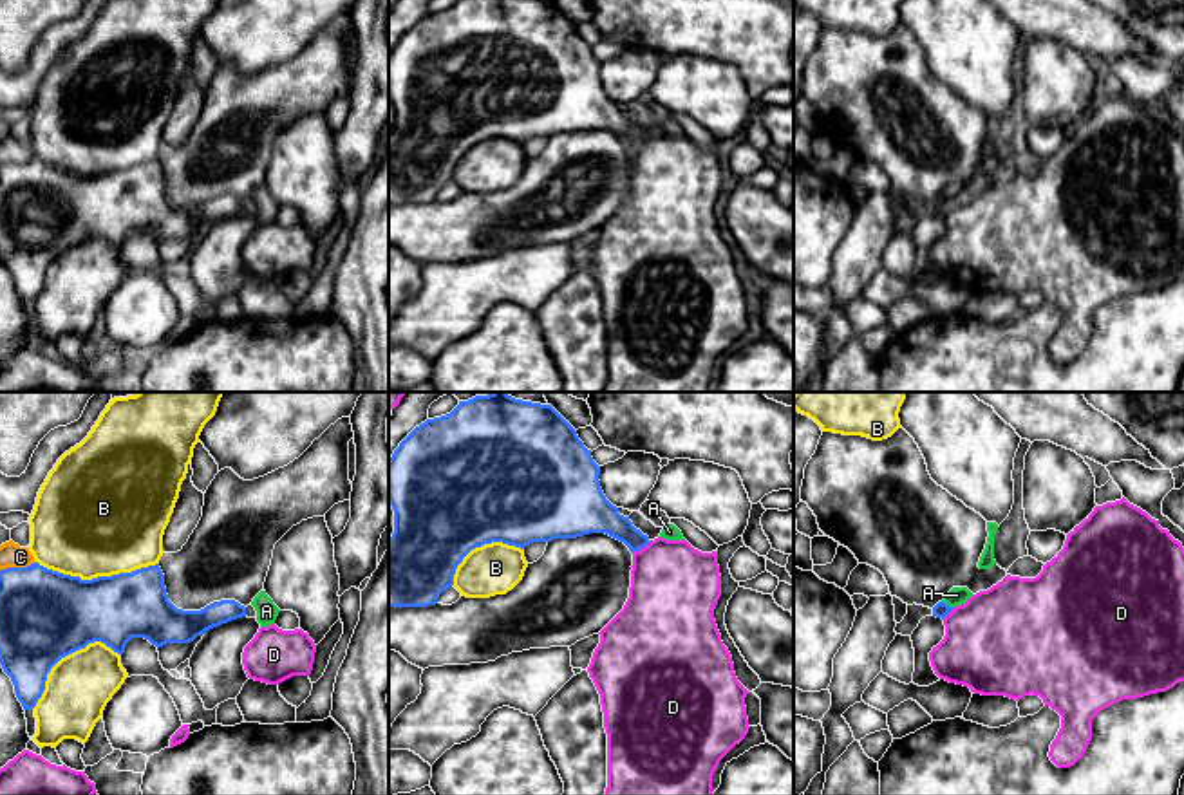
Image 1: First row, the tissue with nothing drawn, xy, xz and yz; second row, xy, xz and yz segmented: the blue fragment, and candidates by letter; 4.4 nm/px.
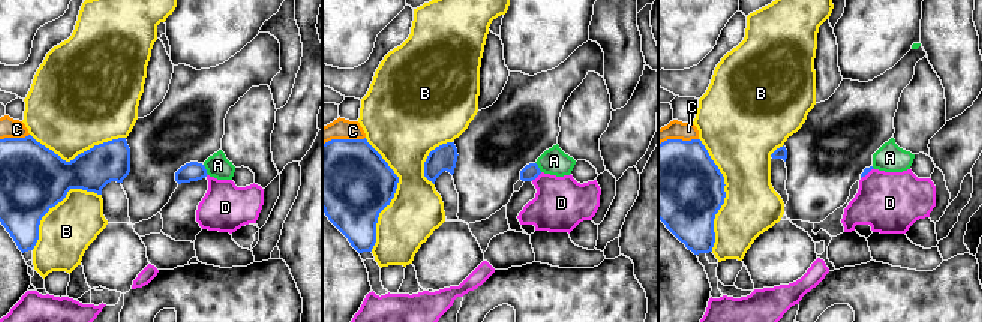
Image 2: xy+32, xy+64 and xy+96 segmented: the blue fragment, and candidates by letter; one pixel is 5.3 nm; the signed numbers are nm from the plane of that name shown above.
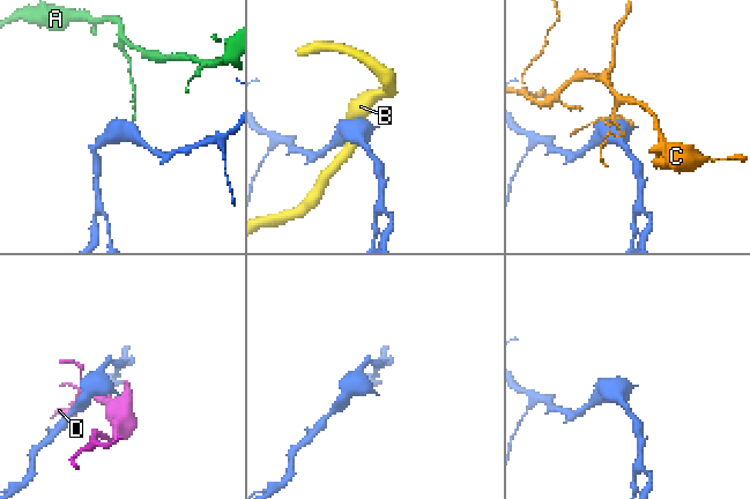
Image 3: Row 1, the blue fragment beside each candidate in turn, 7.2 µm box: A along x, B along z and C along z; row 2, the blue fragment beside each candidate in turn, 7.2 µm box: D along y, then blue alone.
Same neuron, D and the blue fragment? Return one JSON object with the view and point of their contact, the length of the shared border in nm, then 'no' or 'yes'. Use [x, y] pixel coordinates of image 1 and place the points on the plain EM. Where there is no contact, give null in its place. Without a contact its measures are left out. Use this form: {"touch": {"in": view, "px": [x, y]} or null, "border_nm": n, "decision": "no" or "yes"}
{"touch": {"in": "xz", "px": [642, 141]}, "border_nm": 110, "decision": "no"}

